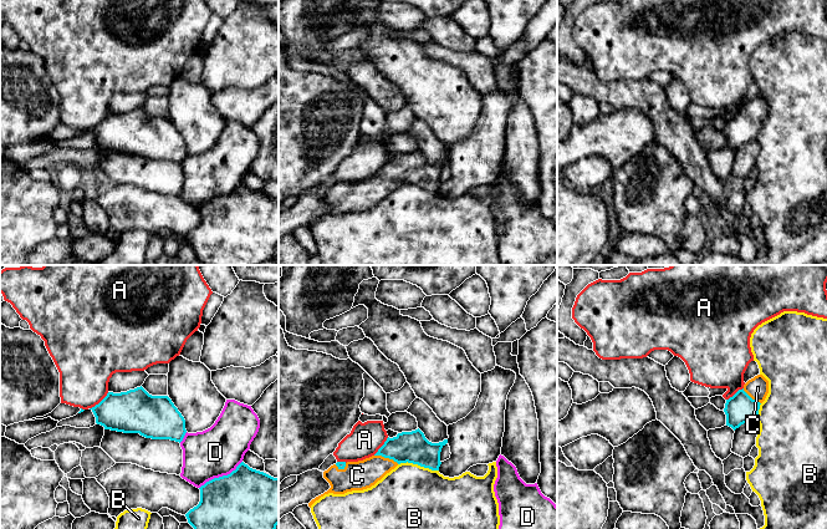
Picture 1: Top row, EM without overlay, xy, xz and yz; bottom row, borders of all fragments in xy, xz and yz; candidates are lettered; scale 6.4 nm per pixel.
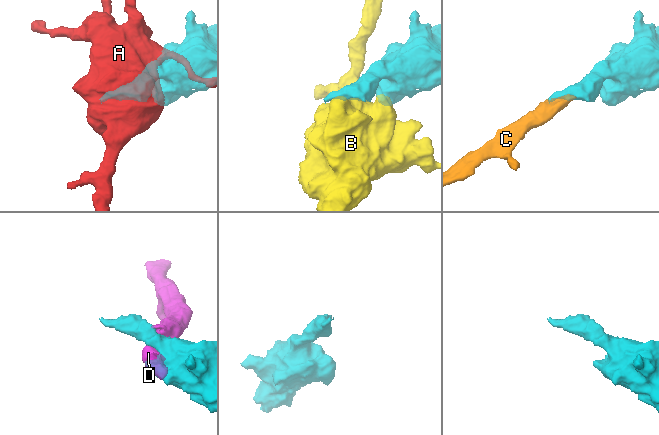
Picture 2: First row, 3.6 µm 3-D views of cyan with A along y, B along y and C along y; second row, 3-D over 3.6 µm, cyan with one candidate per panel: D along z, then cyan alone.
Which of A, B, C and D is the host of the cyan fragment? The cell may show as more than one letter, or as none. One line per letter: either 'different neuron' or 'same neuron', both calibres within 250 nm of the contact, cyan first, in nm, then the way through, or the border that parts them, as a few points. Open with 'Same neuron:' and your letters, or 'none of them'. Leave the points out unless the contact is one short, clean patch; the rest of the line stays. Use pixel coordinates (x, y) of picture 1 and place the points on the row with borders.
Same neuron: C
A: different neuron | 280/340 nm | along xy (108, 392), (90, 408)
B: different neuron | 200/420 nm
C: same neuron | 200/190 nm | across xz (413, 447), (397, 449), (387, 457), (374, 468), (357, 476)
D: different neuron | 380/320 nm

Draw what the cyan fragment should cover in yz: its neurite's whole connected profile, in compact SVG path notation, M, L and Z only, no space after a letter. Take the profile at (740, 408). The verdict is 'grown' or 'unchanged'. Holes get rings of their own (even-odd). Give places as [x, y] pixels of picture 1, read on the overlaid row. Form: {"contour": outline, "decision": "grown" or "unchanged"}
{"contour": "M757 375L749 380L742 390L739 390L732 397L726 400L724 412L726 414L726 426L734 431L741 424L756 419L760 405L769 393L769 381Z", "decision": "grown"}

